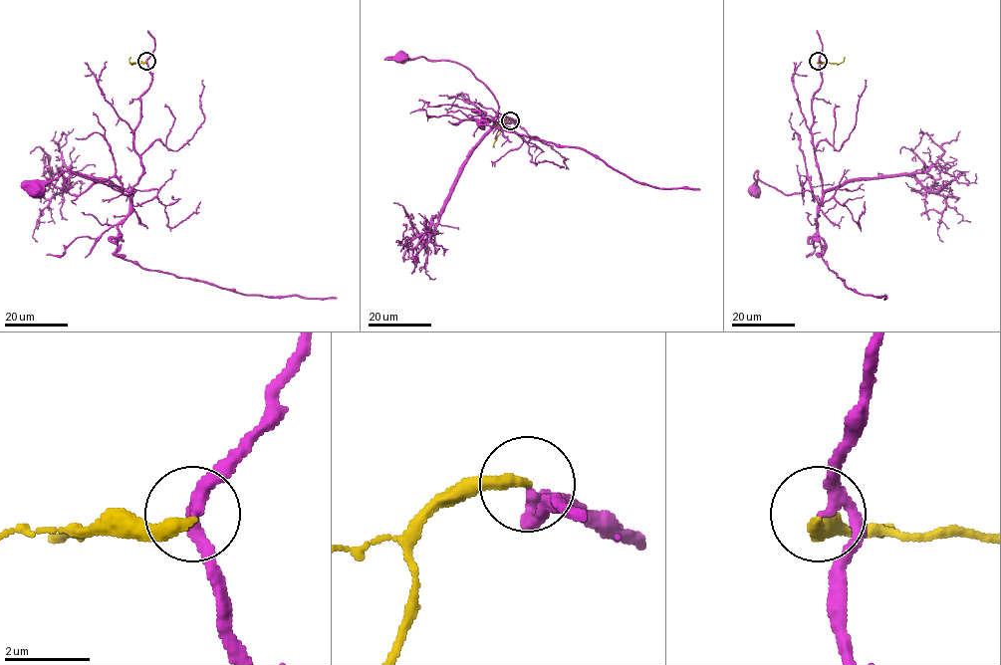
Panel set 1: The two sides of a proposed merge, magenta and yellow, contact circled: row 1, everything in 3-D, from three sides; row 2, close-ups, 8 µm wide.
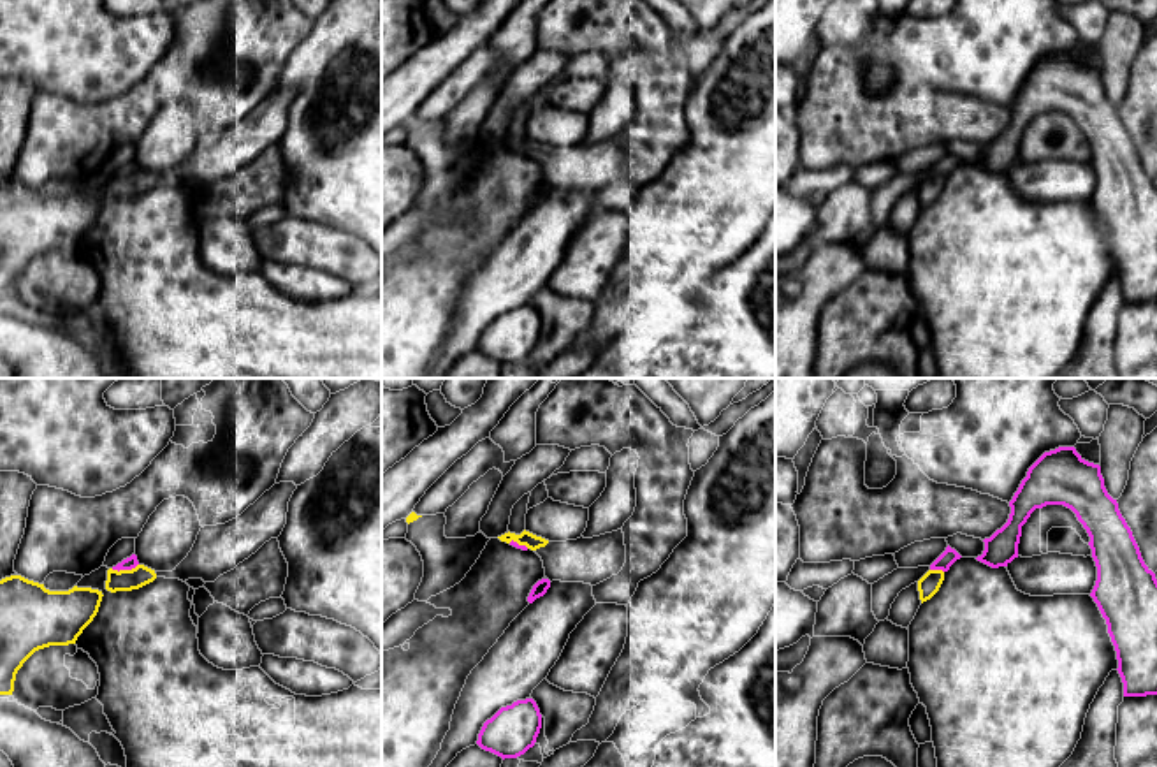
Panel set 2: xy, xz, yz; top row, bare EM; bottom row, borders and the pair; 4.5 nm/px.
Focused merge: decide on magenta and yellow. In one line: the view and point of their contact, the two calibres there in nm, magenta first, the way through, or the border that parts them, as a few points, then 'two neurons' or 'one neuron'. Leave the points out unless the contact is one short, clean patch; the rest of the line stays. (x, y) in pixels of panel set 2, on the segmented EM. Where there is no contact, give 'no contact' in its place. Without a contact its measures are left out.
xy (123, 569) | 60/100 nm | along xy (138, 563), (127, 570), (111, 569) | two neurons

